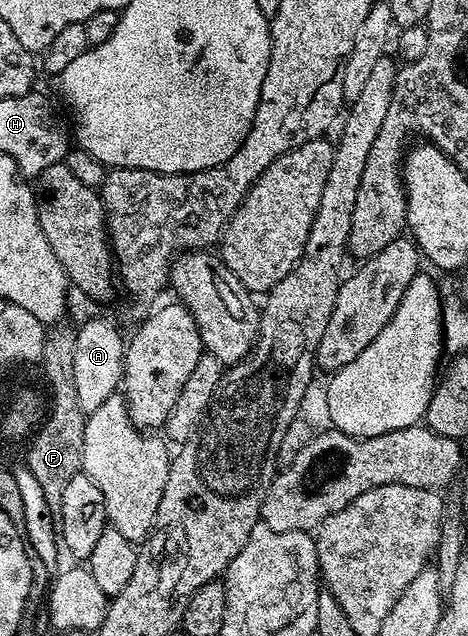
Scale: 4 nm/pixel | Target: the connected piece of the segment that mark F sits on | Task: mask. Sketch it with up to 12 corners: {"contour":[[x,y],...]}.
{"contour":[[77,329],[45,330],[40,368],[53,396],[23,459],[60,502],[82,472],[87,414],[76,394]]}

